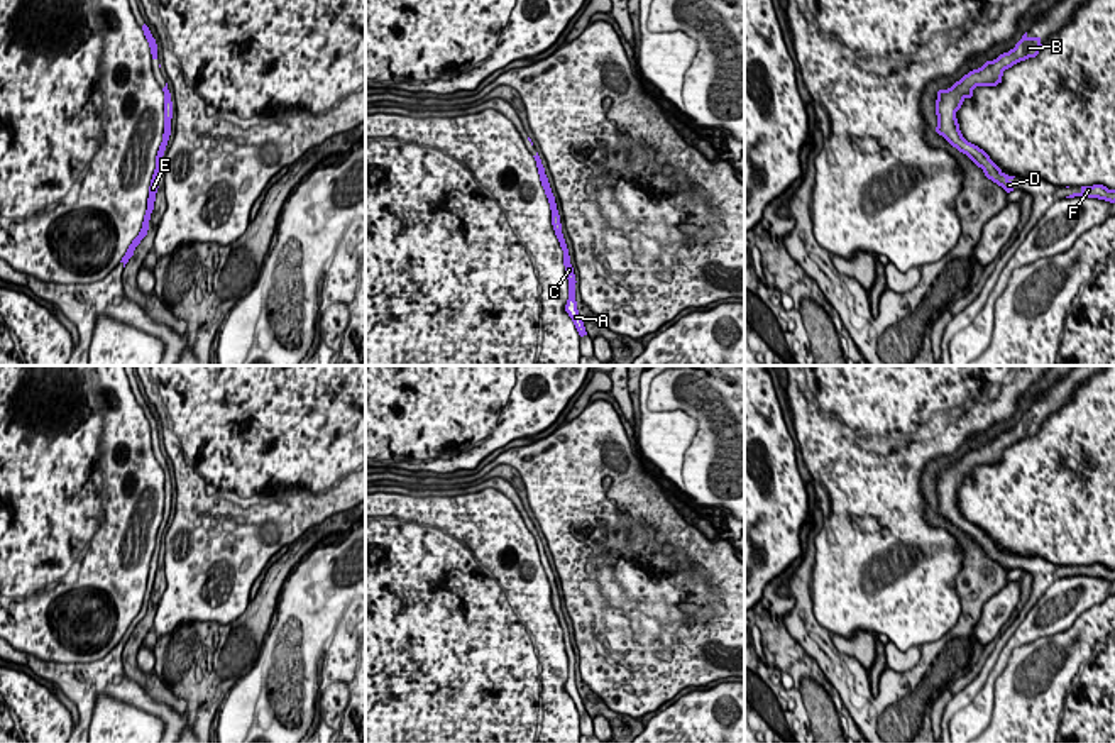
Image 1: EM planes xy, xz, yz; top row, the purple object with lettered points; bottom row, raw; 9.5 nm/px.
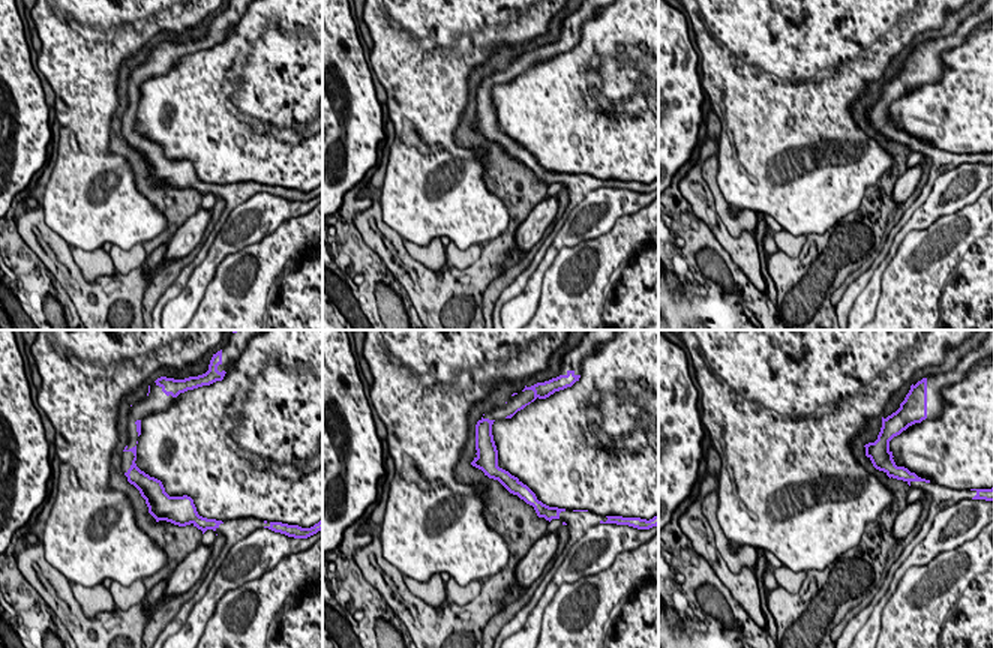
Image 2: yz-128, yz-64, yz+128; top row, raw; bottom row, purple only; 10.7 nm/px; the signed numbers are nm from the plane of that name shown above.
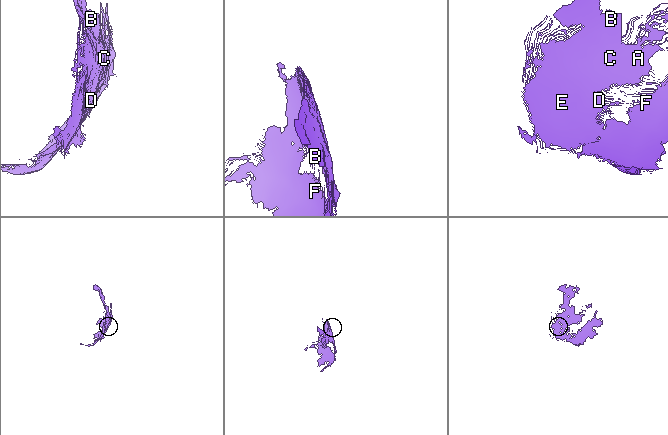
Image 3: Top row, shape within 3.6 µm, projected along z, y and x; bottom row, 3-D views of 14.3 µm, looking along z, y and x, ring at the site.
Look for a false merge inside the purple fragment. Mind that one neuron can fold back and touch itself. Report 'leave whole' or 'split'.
leave whole

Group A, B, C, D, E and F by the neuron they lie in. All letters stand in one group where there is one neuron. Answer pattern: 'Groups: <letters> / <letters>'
Groups: A B C D E F

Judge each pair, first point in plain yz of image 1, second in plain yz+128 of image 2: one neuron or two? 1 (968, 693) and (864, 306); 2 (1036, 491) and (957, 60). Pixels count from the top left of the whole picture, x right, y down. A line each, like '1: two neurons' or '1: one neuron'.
1: two neurons
2: one neuron

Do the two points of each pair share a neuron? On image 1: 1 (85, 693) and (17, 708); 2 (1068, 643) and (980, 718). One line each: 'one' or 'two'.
1: two
2: two

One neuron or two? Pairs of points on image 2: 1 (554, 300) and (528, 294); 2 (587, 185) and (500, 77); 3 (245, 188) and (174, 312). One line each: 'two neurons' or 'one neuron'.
1: two neurons
2: one neuron
3: two neurons

